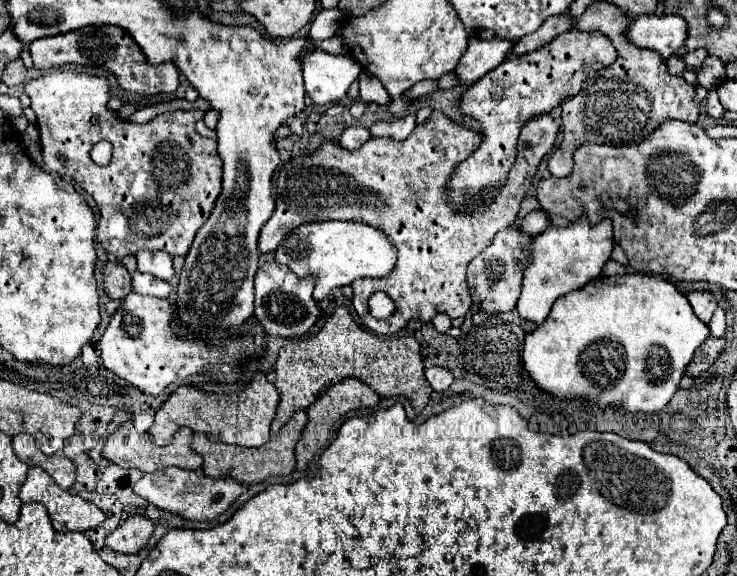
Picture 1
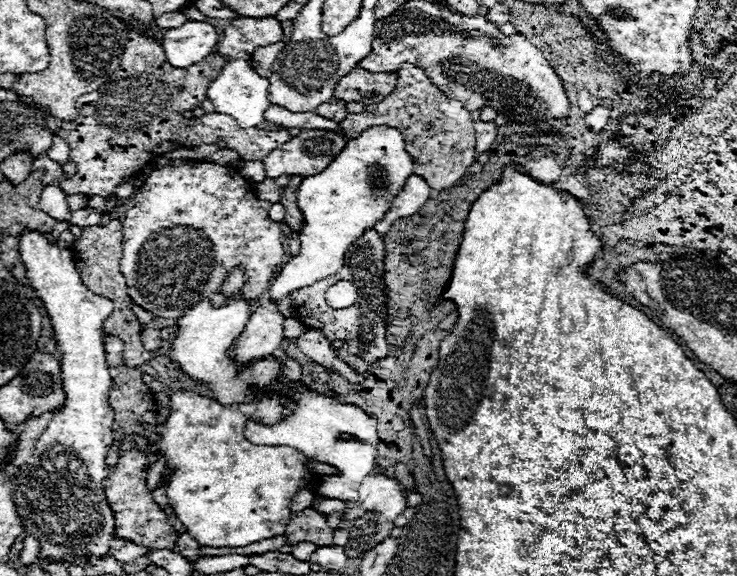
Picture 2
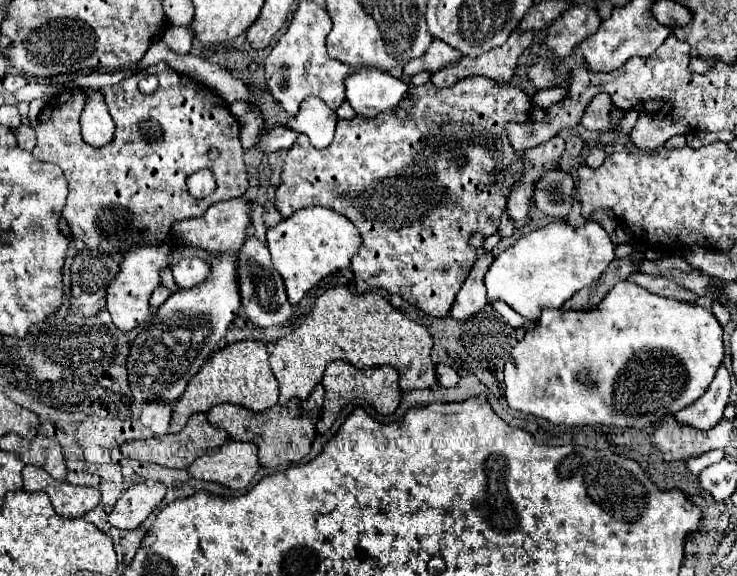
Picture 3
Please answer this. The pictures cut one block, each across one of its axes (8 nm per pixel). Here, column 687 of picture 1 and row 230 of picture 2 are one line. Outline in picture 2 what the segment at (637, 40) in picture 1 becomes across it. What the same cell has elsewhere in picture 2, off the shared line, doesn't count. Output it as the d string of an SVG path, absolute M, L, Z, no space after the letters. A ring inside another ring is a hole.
M24 230L20 234L18 250L20 250L20 260L26 266L26 278L30 280L30 286L36 290L38 298L42 298L46 312L50 314L58 346L64 354L62 388L64 388L66 400L64 400L64 408L54 410L54 418L40 434L34 454L26 460L26 464L20 466L20 472L16 474L14 502L24 522L24 528L40 540L40 552L44 556L60 558L66 554L82 554L82 552L90 552L92 556L102 556L110 550L108 542L114 532L114 514L106 502L104 486L102 486L102 482L110 474L110 468L106 466L104 460L112 444L112 422L114 422L114 410L108 404L112 378L106 366L102 322L106 320L106 316L112 314L114 302L90 292L80 280L80 274L76 270L70 250L50 242L46 234L38 230Z

